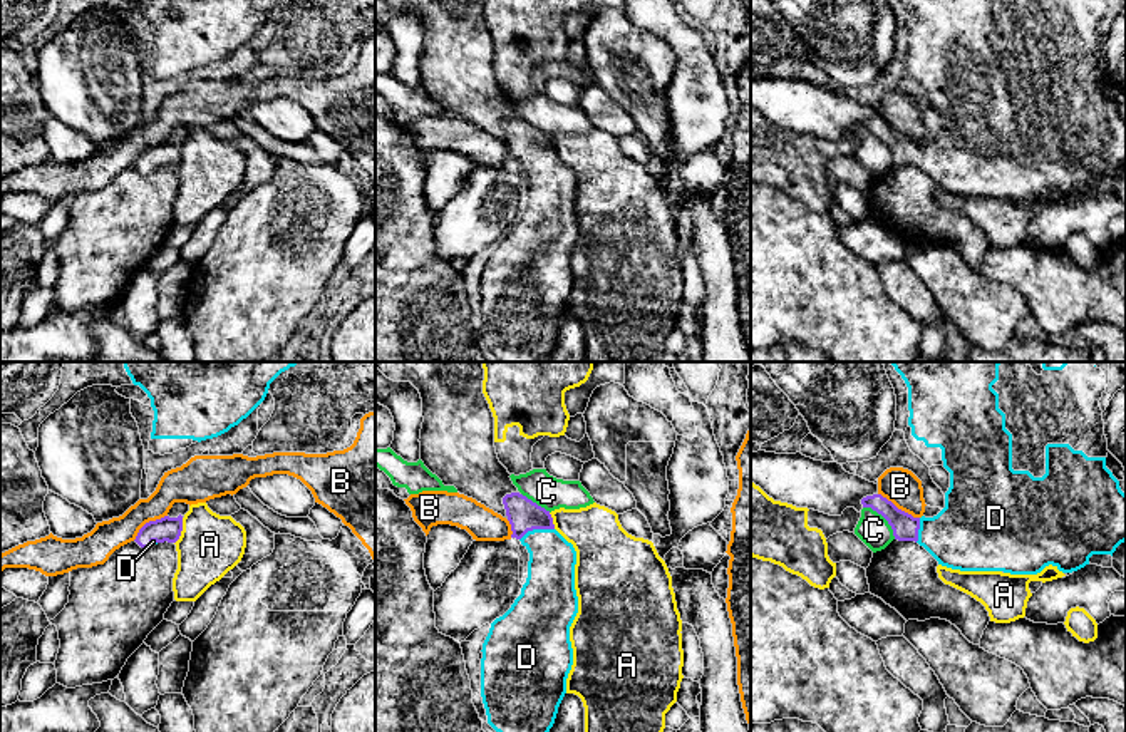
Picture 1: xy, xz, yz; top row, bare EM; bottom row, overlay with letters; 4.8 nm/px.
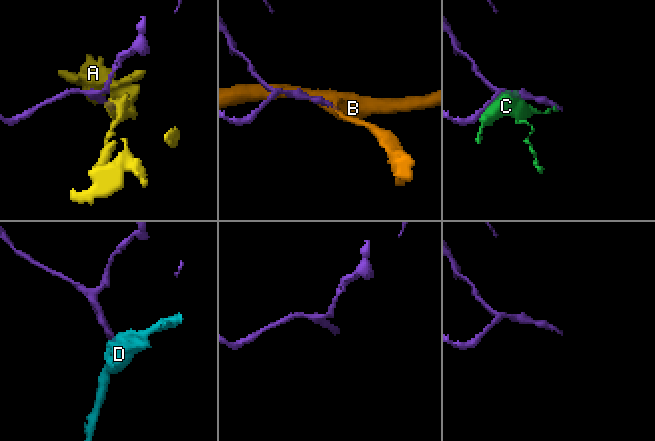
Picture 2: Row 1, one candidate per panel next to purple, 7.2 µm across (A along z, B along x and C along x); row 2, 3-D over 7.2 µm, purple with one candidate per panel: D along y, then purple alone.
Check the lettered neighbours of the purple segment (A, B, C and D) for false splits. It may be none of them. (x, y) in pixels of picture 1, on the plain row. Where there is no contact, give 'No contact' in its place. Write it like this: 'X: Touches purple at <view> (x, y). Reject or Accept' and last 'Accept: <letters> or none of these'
A: Touches purple at xy (180, 156). Reject
B: Touches purple at yz (897, 133). Reject
C: Touches purple at yz (883, 141). Reject
D: Touches purple at xz (537, 153). Accept
Accept: D

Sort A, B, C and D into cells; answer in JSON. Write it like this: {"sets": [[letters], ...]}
{"sets": [["A"], ["B"], ["C"], ["D"]]}

